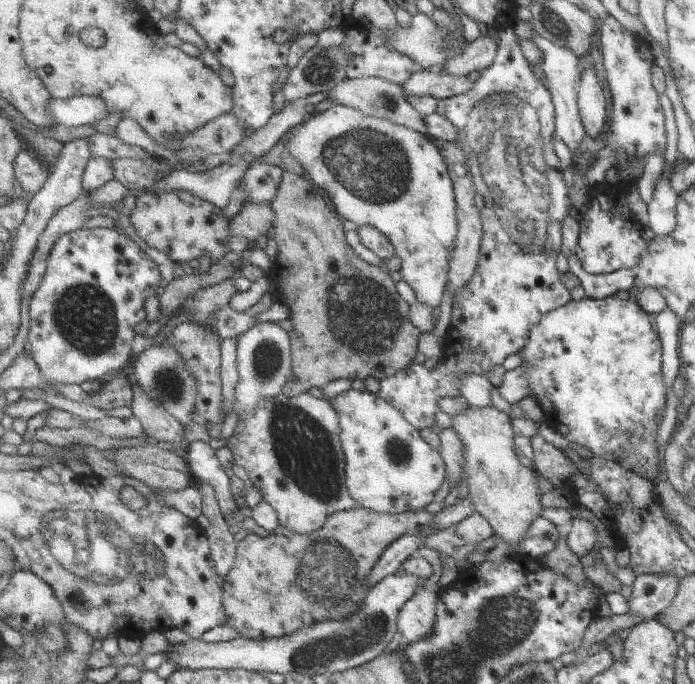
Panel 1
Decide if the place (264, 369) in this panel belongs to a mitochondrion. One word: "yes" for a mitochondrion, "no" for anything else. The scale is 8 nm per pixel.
yes

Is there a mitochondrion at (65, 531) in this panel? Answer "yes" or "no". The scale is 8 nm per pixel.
yes

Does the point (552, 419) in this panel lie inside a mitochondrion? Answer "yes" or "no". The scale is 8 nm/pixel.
no

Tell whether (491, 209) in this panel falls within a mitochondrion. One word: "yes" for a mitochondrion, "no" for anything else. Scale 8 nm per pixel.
yes

